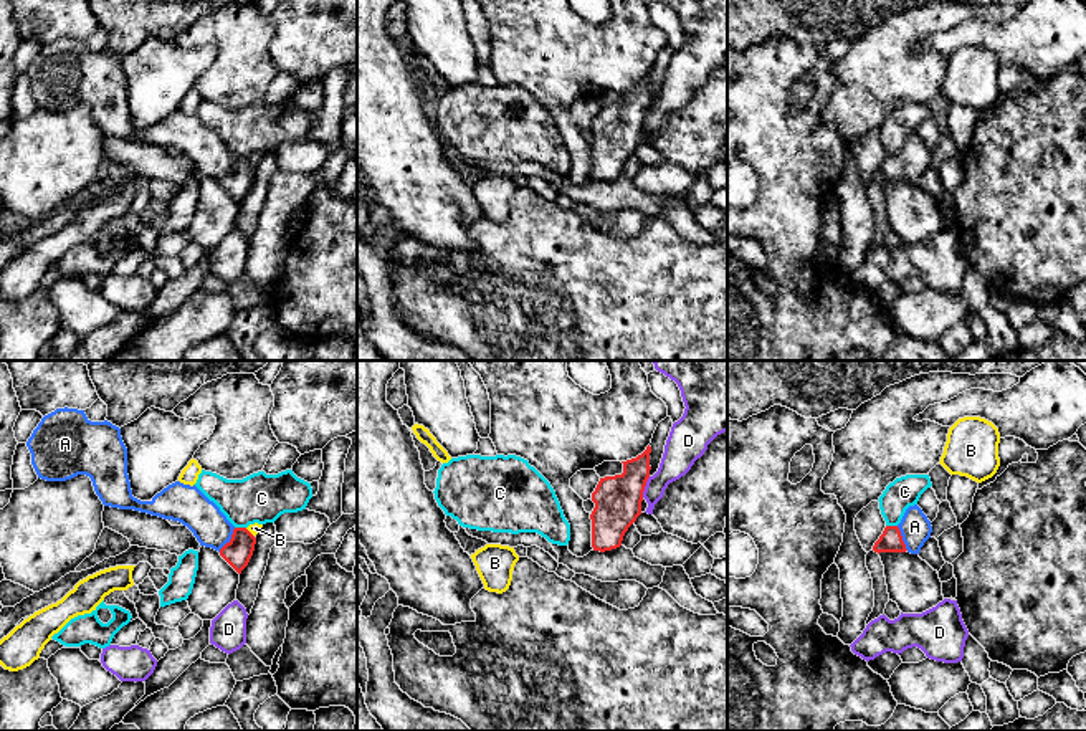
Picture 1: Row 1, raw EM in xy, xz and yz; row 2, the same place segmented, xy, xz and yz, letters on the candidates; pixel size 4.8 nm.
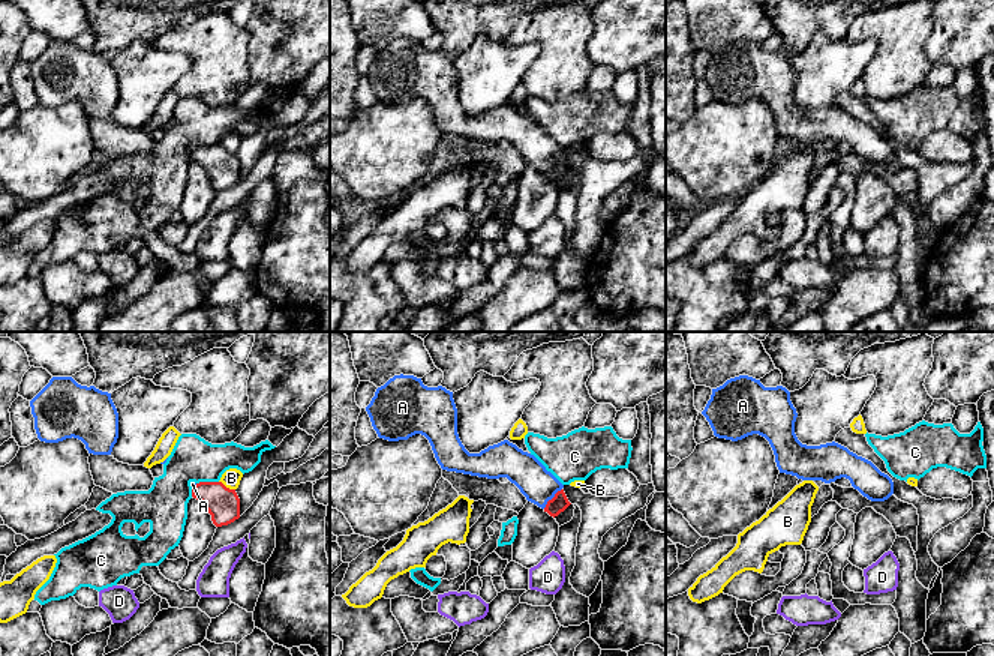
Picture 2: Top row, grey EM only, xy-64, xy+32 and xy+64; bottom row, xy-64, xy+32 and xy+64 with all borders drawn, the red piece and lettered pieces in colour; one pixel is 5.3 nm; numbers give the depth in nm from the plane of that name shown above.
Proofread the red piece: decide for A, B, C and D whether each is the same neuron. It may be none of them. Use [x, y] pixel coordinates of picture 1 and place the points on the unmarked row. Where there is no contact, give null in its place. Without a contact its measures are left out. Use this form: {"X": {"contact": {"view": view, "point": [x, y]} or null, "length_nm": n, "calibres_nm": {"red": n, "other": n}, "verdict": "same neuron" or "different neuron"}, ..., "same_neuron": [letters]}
{"A": {"contact": {"view": "xy", "point": [230, 169]}, "length_nm": 150, "calibres_nm": {"red": 140, "other": 180}, "verdict": "same neuron"}, "B": {"contact": {"view": "xy", "point": [250, 162]}, "length_nm": 60, "calibres_nm": {"red": 140, "other": 50}, "verdict": "different neuron"}, "C": {"contact": {"view": "xy", "point": [240, 157]}, "length_nm": 60, "calibres_nm": {"red": 140, "other": 240}, "verdict": "different neuron"}, "D": {"contact": {"view": "xz", "point": [645, 114]}, "length_nm": 110, "calibres_nm": {"red": 220, "other": 170}, "verdict": "different neuron"}, "same_neuron": ["A"]}

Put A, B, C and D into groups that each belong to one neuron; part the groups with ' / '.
A / B / C / D

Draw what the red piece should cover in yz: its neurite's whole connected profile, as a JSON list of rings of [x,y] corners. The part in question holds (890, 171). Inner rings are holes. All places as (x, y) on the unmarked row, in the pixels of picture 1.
[[[909,136],[898,155],[886,155],[874,172],[874,182],[911,182],[919,184],[924,172],[931,167],[932,155],[922,139]]]

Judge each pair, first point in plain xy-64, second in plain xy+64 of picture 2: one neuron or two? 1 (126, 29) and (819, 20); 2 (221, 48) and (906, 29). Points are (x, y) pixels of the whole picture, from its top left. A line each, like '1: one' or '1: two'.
1: one
2: one

